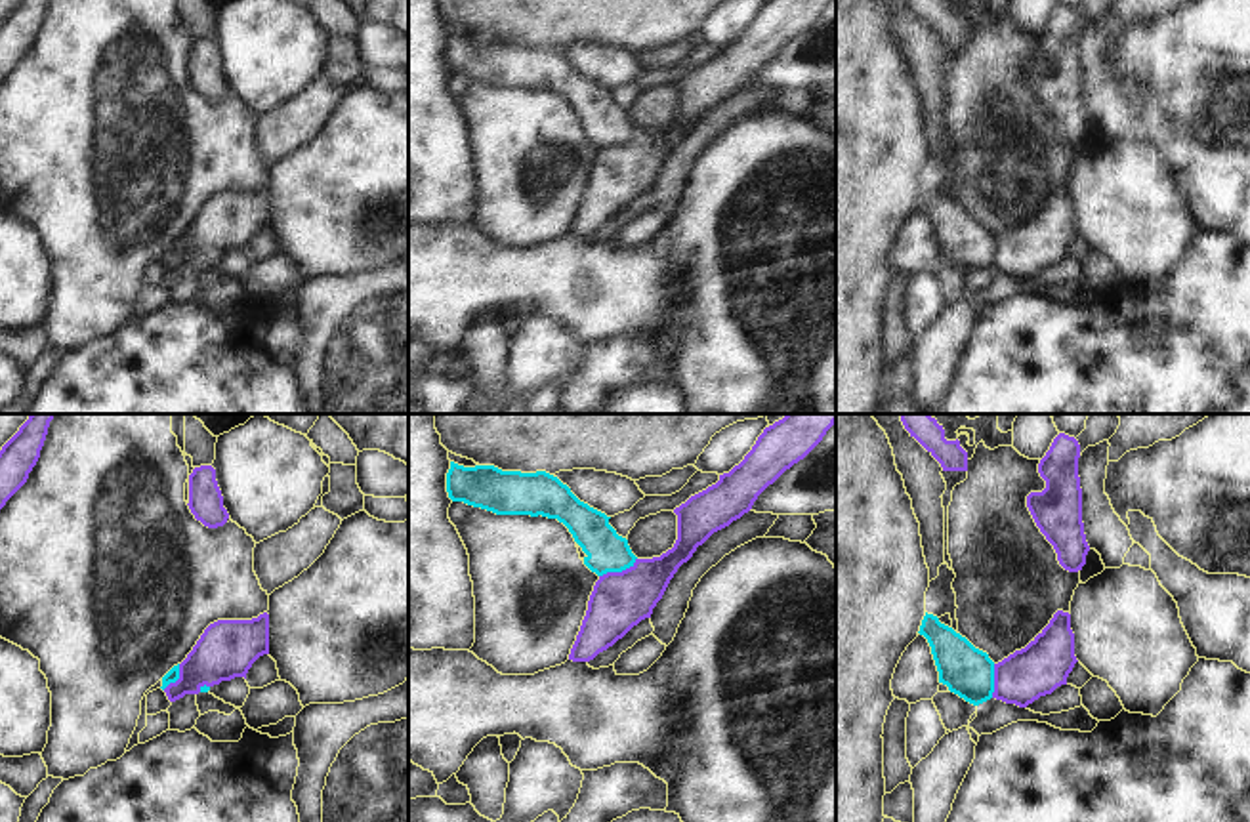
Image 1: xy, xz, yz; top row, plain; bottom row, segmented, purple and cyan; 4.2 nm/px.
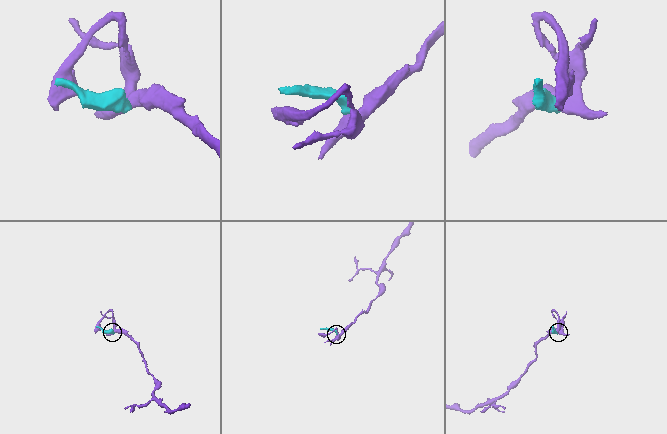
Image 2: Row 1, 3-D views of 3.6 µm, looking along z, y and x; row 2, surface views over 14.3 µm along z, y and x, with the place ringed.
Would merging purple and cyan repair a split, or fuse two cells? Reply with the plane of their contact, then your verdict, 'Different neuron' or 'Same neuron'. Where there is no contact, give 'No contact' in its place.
Touches purple in xz. Different neuron

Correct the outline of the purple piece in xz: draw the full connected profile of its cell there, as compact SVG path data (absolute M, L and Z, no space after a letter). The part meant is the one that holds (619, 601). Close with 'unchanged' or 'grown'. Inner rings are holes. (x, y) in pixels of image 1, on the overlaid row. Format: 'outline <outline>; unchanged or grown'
outline M786 414L765 427L739 465L674 509L677 540L672 549L660 557L635 559L622 572L599 576L569 660L594 660L651 618L670 580L697 547L748 513L758 496L803 460L834 423L836 414Z; unchanged

